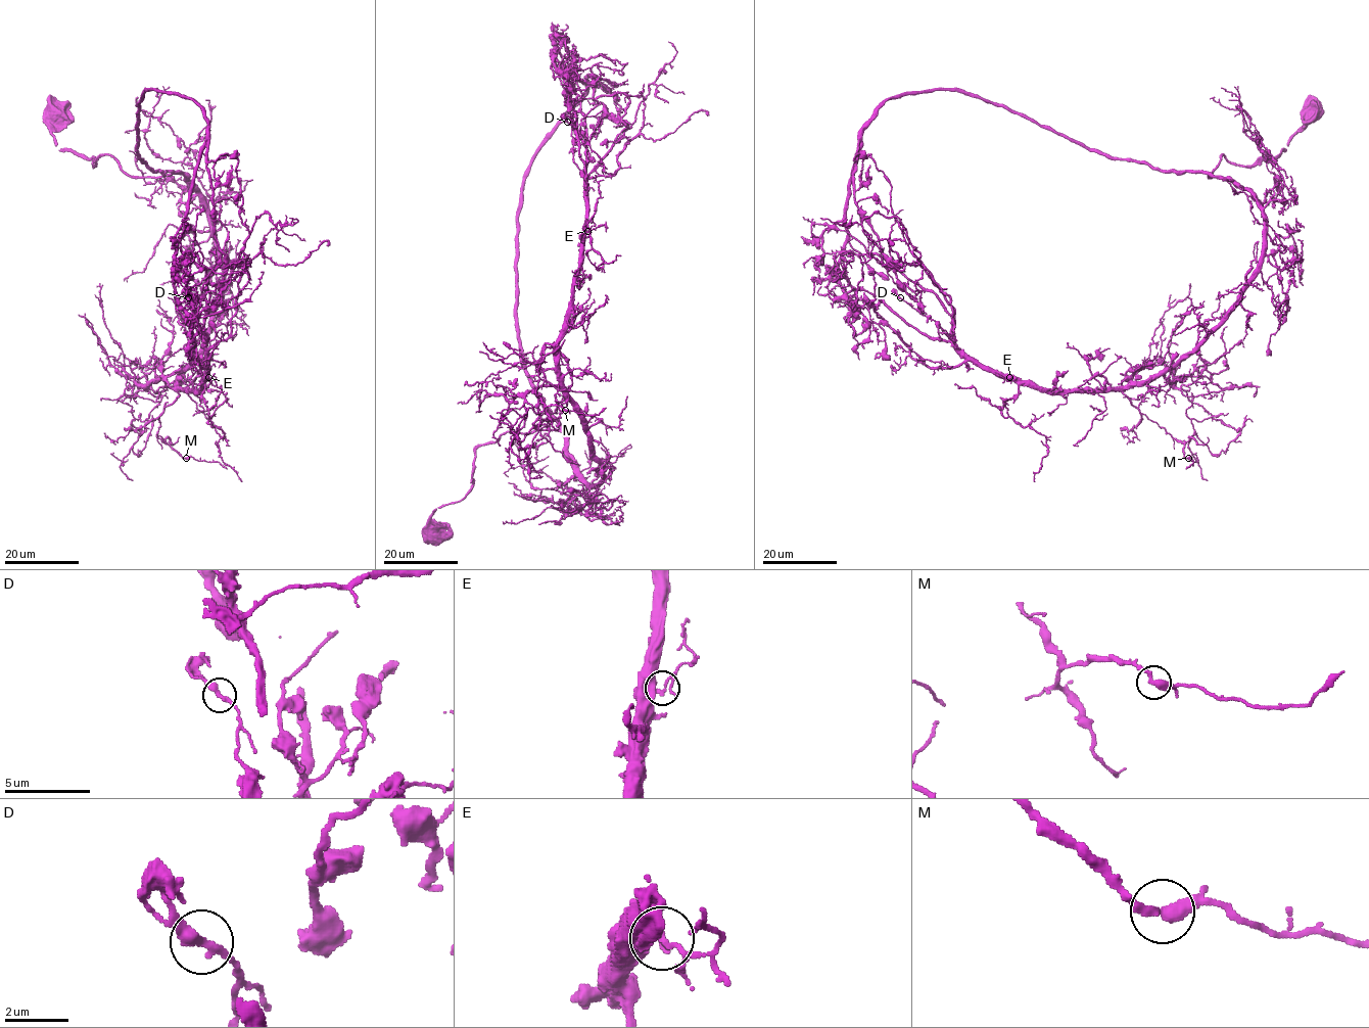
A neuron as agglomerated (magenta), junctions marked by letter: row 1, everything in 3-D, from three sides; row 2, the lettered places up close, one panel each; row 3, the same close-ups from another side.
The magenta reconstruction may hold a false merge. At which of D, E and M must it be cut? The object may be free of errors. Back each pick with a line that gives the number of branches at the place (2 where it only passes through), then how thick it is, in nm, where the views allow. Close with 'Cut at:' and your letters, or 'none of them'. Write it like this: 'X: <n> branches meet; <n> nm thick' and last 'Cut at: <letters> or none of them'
Cut at: none of them

